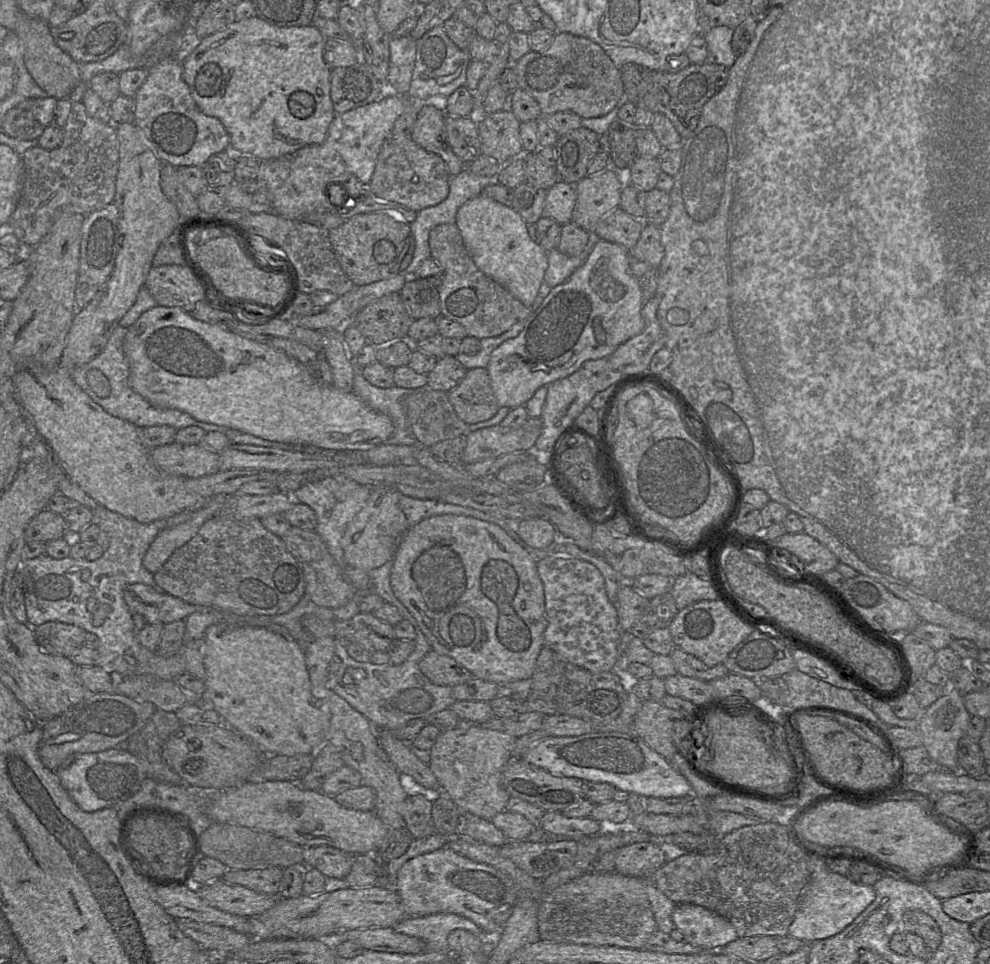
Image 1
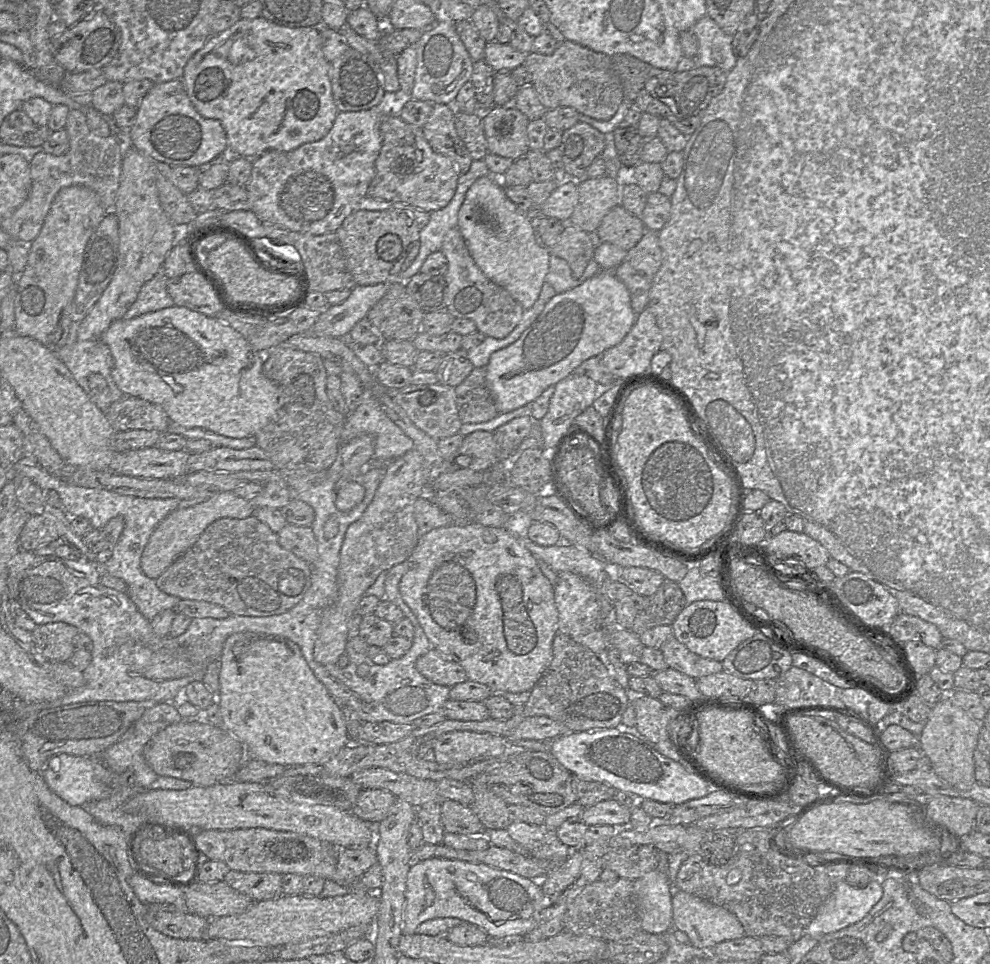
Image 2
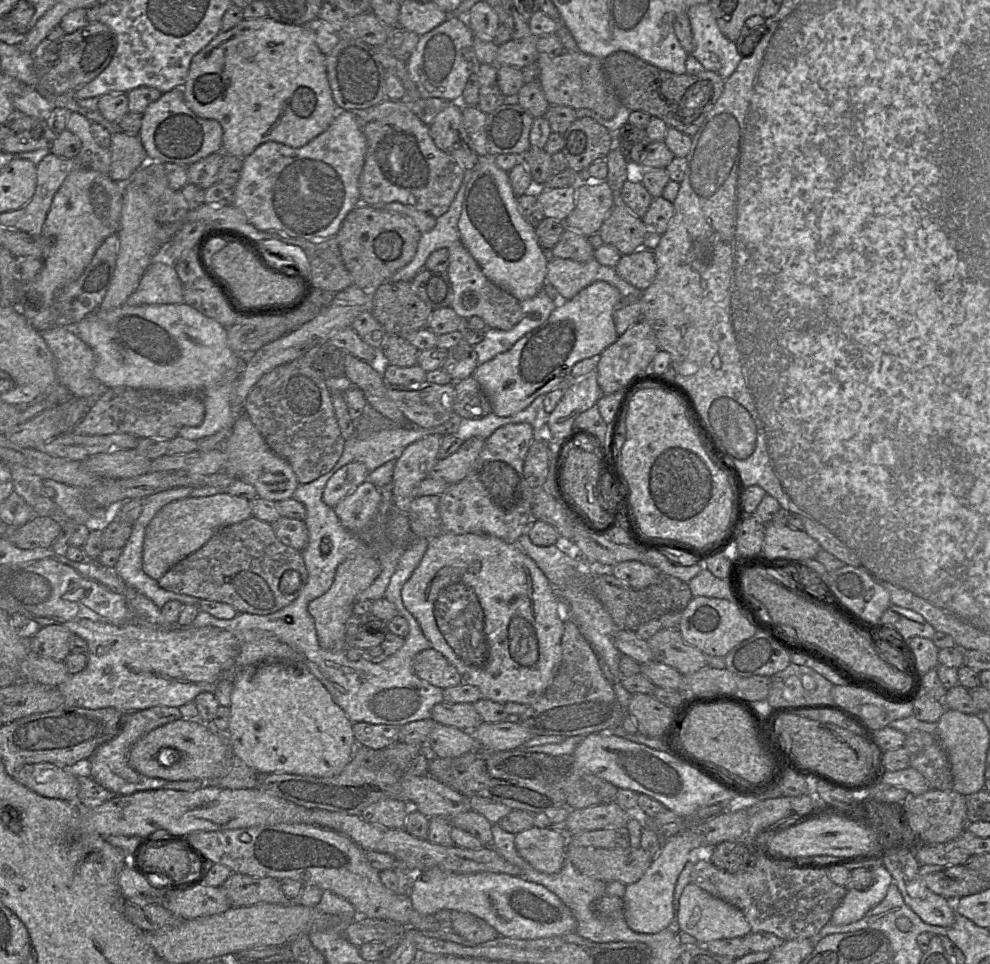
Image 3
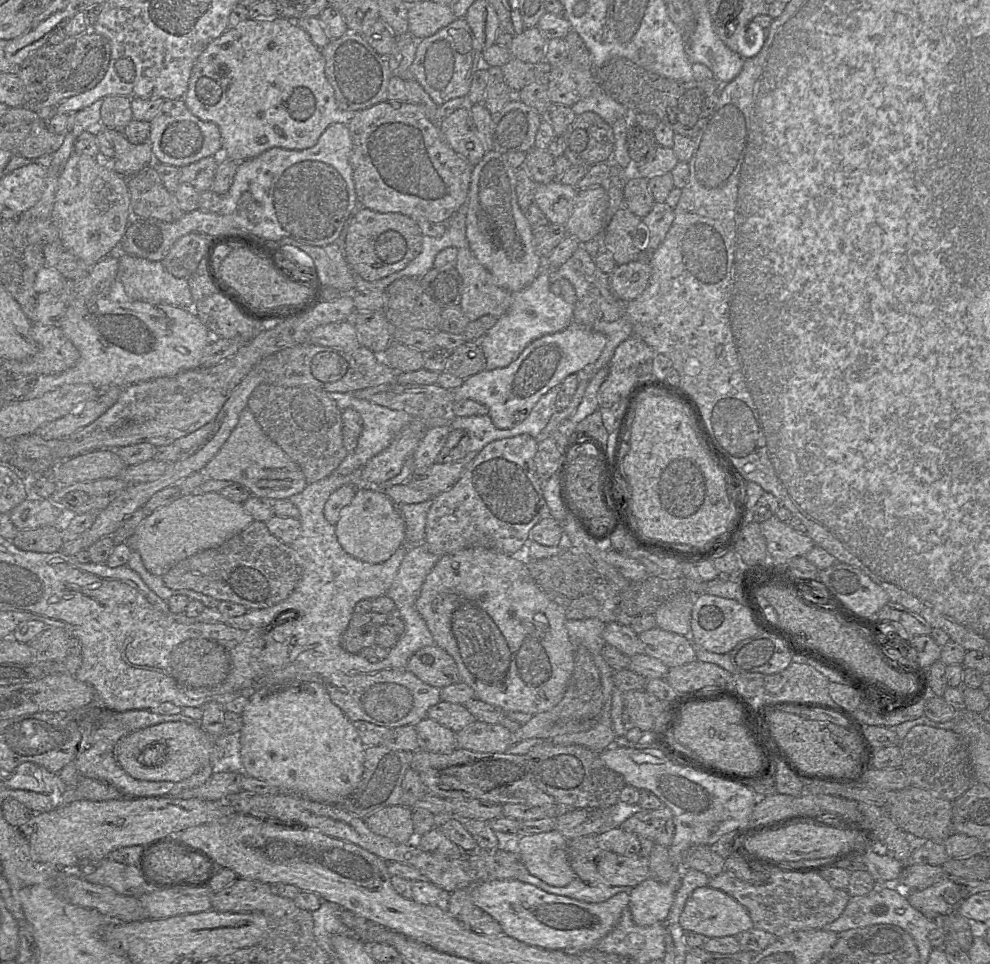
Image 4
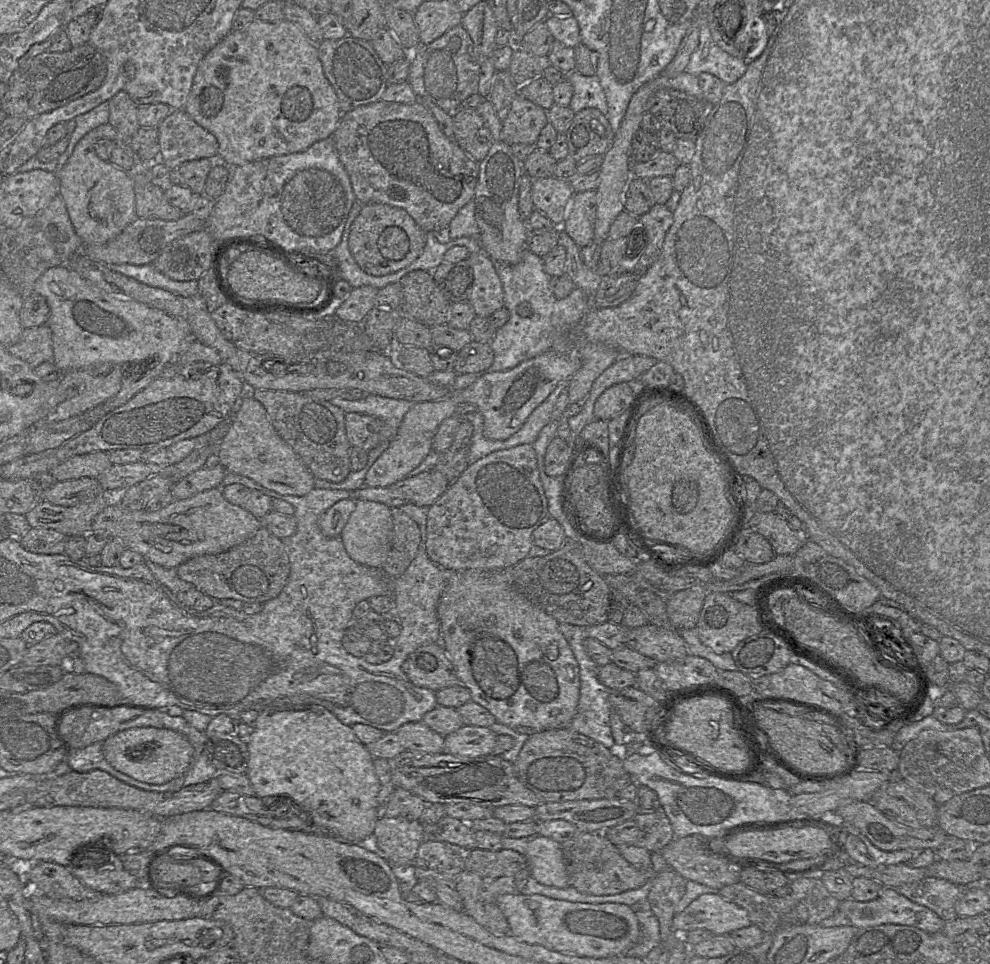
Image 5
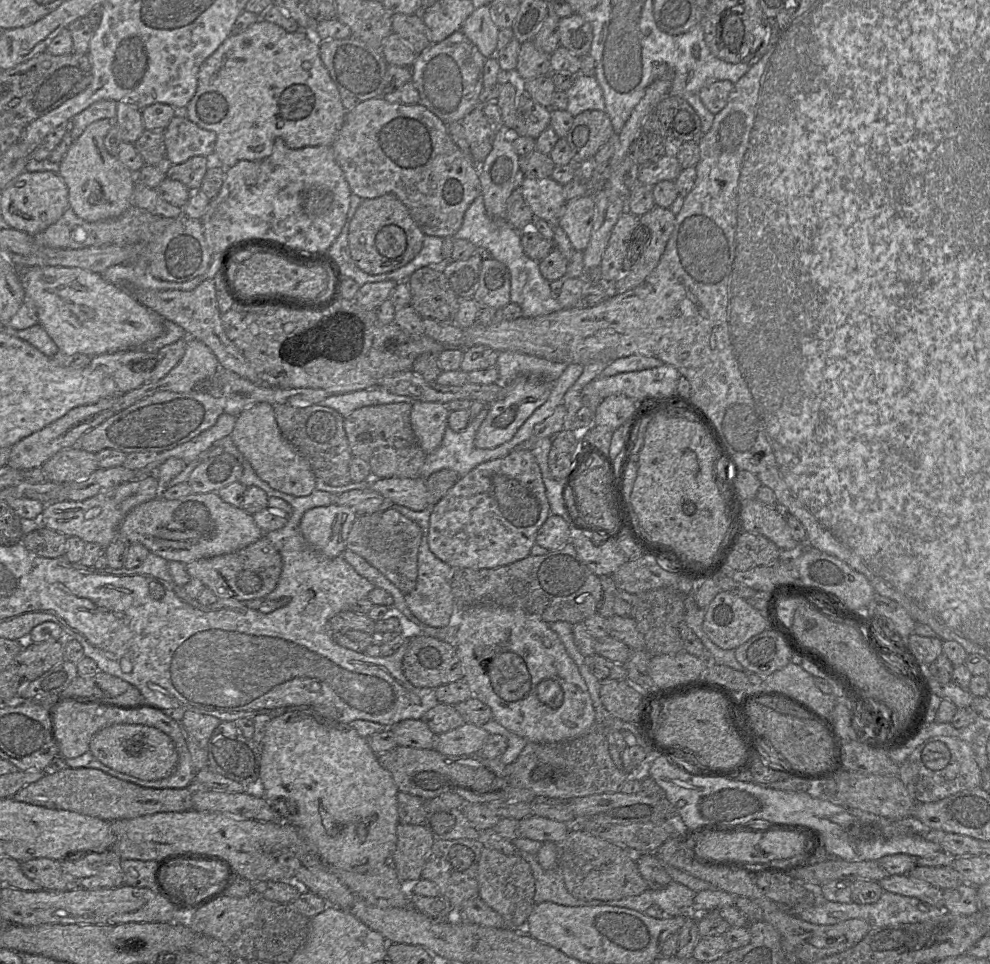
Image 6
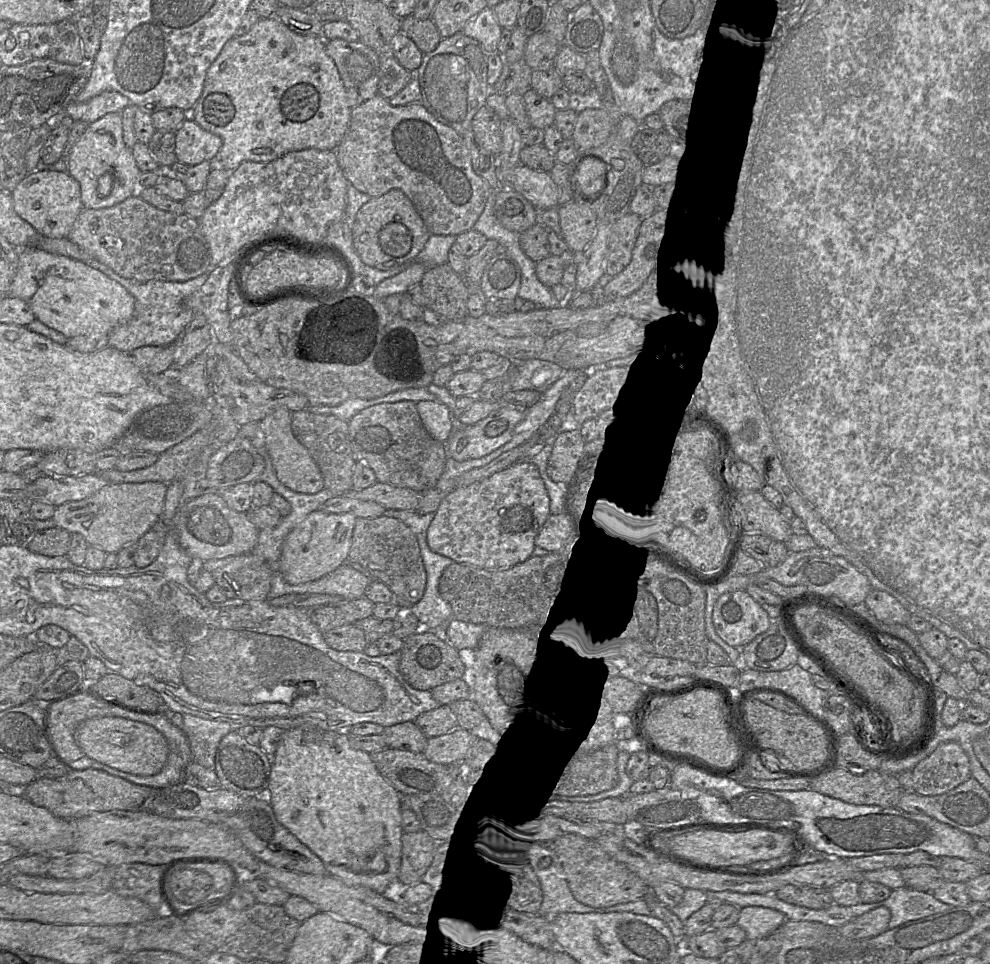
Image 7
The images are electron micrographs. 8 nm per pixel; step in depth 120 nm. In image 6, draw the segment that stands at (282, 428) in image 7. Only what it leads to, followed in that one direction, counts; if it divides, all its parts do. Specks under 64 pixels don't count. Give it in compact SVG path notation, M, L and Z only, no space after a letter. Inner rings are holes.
M269 403L254 404L240 413L230 437L256 475L273 489L295 497L306 497L316 490L316 476L309 462L283 436Z

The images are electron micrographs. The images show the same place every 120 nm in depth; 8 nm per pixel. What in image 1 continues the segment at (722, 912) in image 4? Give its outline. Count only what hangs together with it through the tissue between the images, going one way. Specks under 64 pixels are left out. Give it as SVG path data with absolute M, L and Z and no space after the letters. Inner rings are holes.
M676 904L672 921L684 935L684 941L693 946L724 947L738 939L735 927L727 918L699 905Z

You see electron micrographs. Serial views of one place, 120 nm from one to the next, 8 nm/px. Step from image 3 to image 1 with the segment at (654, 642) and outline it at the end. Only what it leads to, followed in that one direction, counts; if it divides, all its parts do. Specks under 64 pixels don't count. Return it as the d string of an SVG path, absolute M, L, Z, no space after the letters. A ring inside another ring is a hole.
M676 646L673 648L669 656L674 663L677 673L686 677L711 681L729 673L723 663L714 666L707 665L702 660Z

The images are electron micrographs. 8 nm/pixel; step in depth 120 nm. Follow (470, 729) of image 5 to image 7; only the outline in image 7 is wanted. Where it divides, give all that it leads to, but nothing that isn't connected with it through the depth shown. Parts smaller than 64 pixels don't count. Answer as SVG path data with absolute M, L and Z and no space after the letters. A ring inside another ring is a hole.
M456 728L447 734L429 738L423 754L439 764L461 762L469 756L478 740L470 731Z

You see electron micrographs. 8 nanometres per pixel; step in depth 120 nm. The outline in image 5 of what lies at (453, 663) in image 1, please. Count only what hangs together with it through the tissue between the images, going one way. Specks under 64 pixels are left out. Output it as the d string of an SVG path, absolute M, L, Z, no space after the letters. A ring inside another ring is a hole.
M442 643L420 646L402 664L409 681L434 692L459 684L455 667Z

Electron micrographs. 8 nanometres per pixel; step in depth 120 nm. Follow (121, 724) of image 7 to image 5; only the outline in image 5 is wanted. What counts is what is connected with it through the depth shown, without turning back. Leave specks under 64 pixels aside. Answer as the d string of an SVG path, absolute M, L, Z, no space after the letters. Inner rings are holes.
M137 727L120 731L103 742L106 760L118 771L147 784L165 784L190 767L194 748L181 733L167 728Z

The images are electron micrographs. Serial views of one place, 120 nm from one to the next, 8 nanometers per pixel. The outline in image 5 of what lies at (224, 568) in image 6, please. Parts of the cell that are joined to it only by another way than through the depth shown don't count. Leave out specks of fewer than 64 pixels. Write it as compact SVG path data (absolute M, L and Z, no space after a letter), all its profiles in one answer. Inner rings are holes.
M261 526L255 535L228 551L191 558L176 570L180 579L214 600L264 604L284 589L290 574L290 561L283 541Z

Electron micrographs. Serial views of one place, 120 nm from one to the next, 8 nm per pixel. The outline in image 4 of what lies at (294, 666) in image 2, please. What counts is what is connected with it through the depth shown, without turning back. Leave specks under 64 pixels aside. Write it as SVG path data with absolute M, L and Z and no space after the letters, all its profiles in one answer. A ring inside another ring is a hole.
M303 682L282 691L257 688L241 714L243 727L238 734L242 772L264 780L284 793L297 793L311 801L336 804L360 782L364 771L365 748L355 727L330 699L325 687Z

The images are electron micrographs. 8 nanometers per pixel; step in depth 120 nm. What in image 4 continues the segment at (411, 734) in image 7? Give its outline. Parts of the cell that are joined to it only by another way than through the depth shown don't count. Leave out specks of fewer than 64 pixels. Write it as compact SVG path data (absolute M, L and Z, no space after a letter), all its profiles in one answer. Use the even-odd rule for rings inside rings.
M425 717L417 723L415 729L419 750L433 753L451 753L459 748L456 733L429 717Z

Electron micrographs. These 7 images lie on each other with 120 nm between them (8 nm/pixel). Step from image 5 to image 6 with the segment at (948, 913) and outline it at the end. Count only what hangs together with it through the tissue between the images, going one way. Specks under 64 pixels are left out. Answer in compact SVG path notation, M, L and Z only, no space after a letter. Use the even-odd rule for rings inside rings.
M909 874L889 875L878 882L885 892L917 898L943 909L943 890L911 877Z

